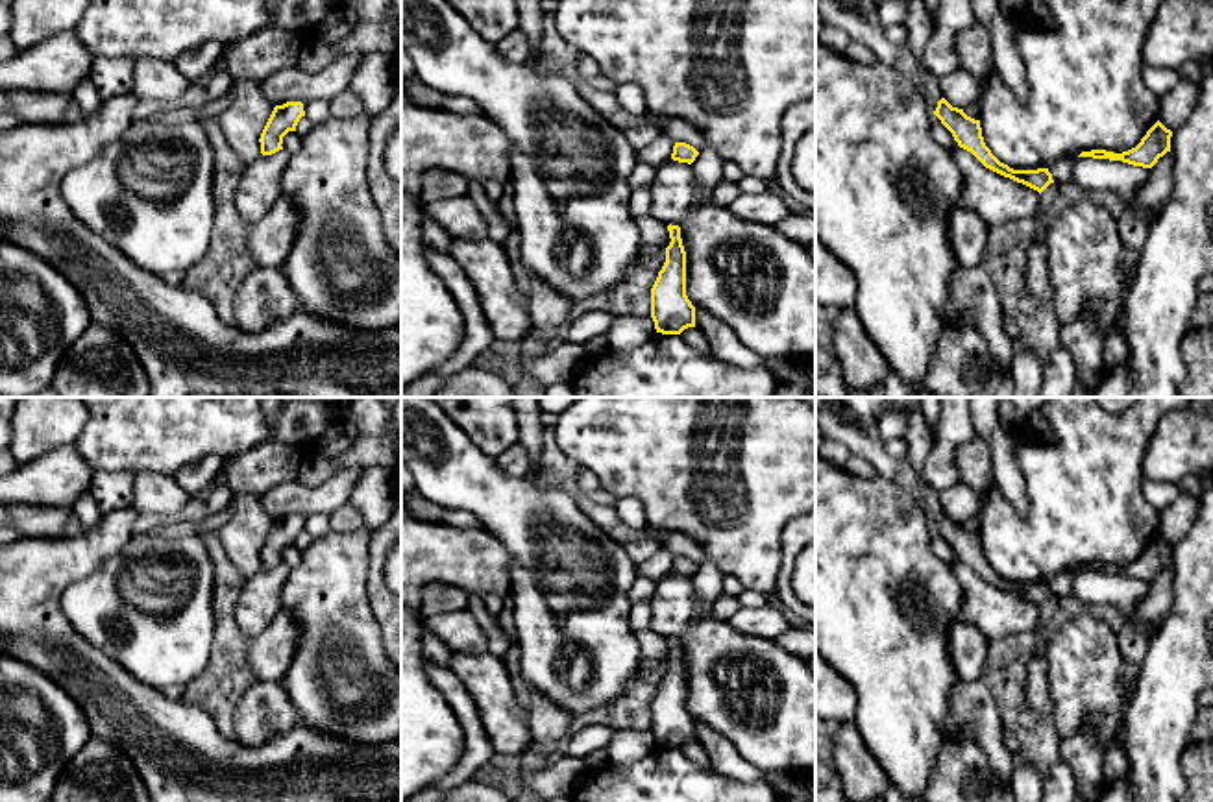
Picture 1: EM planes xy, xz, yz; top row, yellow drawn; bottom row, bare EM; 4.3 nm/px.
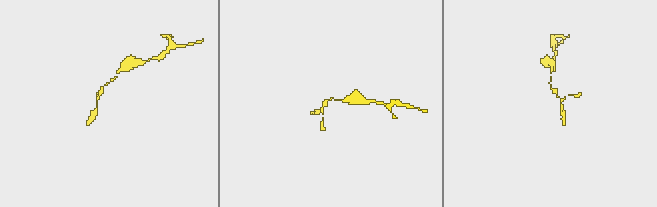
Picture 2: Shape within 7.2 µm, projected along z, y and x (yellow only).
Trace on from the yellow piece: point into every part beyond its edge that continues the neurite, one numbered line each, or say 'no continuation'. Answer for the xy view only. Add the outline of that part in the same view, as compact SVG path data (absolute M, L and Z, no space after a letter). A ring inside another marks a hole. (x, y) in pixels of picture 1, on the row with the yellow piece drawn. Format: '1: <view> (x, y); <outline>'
no continuation

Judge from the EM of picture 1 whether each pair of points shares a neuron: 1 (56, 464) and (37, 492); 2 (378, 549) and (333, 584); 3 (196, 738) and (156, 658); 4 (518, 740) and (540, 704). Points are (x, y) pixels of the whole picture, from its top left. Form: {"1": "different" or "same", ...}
{"1": "same", "2": "different", "3": "different", "4": "different"}

